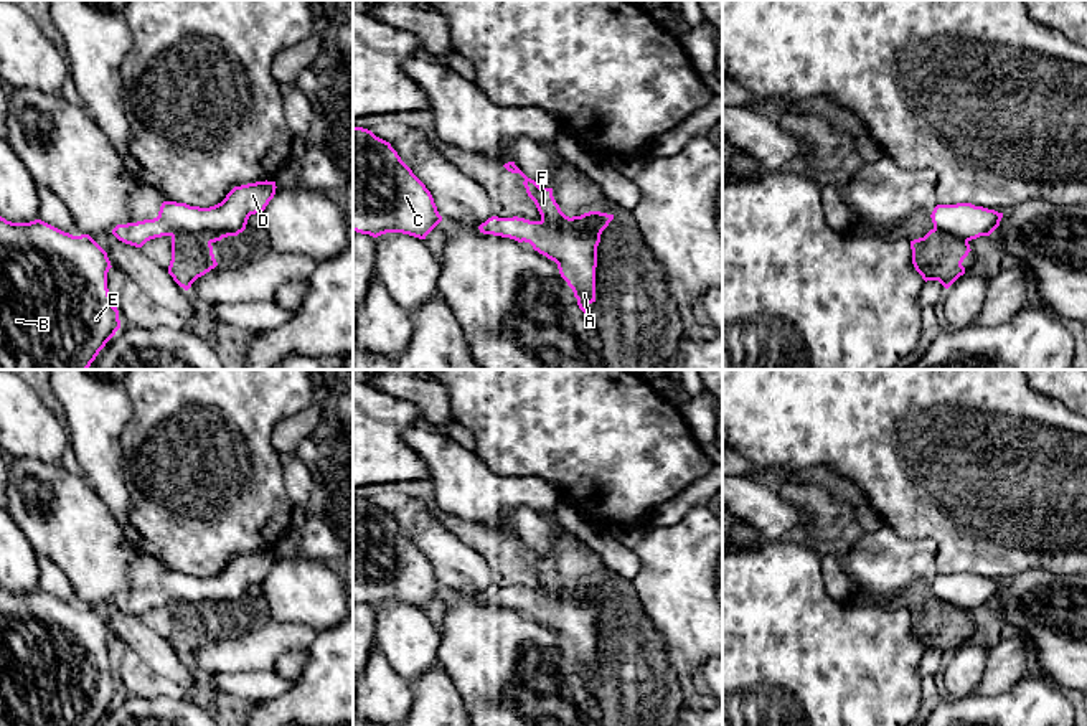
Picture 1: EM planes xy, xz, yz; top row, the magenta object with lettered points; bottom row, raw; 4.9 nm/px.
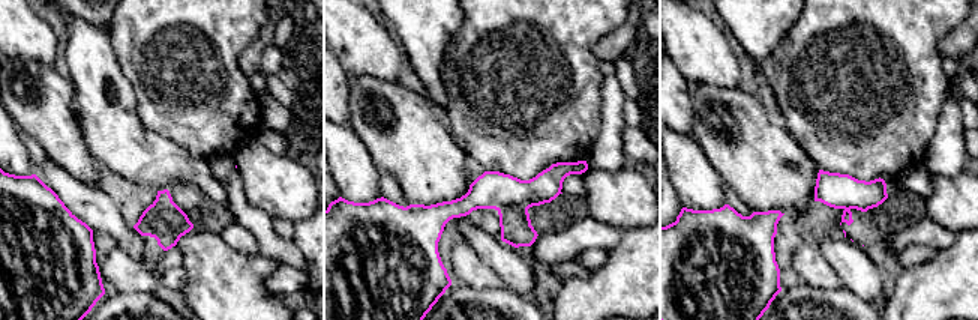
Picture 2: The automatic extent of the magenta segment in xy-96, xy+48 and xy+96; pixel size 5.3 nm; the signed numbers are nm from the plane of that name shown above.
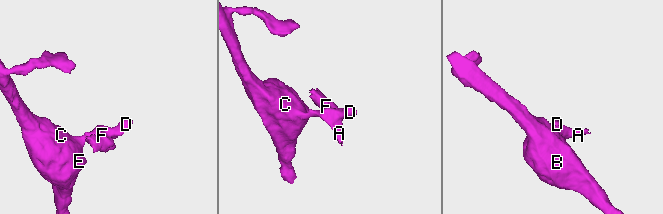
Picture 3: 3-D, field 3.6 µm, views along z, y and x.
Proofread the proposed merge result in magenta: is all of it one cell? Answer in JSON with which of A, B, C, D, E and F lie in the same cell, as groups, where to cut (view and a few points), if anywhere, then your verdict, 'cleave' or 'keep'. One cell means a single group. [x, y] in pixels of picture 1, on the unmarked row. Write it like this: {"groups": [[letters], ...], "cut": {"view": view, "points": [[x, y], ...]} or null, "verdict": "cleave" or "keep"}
{"groups": [["A", "B", "C", "D", "E"], ["F"]], "cut": {"view": "xy", "points": [[172, 604], [198, 604], [210, 612]]}, "verdict": "cleave"}

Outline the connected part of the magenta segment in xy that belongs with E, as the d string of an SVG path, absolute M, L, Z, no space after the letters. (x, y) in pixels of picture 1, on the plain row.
M0 586L0 726L97 726L120 698L107 658L107 622L89 606L73 606L41 589L12 592Z

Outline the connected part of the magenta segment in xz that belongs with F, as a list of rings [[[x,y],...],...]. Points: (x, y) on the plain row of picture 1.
[[[508,531],[503,535],[511,543],[520,543],[525,551],[525,558],[528,566],[534,571],[541,591],[544,592],[561,592],[566,584],[561,581],[559,574],[556,573],[553,566],[553,558],[539,556],[534,549],[528,548],[516,535],[515,531]]]

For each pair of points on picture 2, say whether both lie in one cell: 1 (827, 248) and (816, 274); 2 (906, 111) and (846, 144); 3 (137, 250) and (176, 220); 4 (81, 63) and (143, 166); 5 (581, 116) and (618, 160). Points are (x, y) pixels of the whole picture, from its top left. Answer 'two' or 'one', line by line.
1: two
2: one
3: two
4: one
5: two

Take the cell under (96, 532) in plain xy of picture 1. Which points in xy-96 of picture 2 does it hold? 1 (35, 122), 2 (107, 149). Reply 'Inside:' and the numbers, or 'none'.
Inside: 1

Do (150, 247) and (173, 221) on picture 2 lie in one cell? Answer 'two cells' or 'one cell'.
one cell

